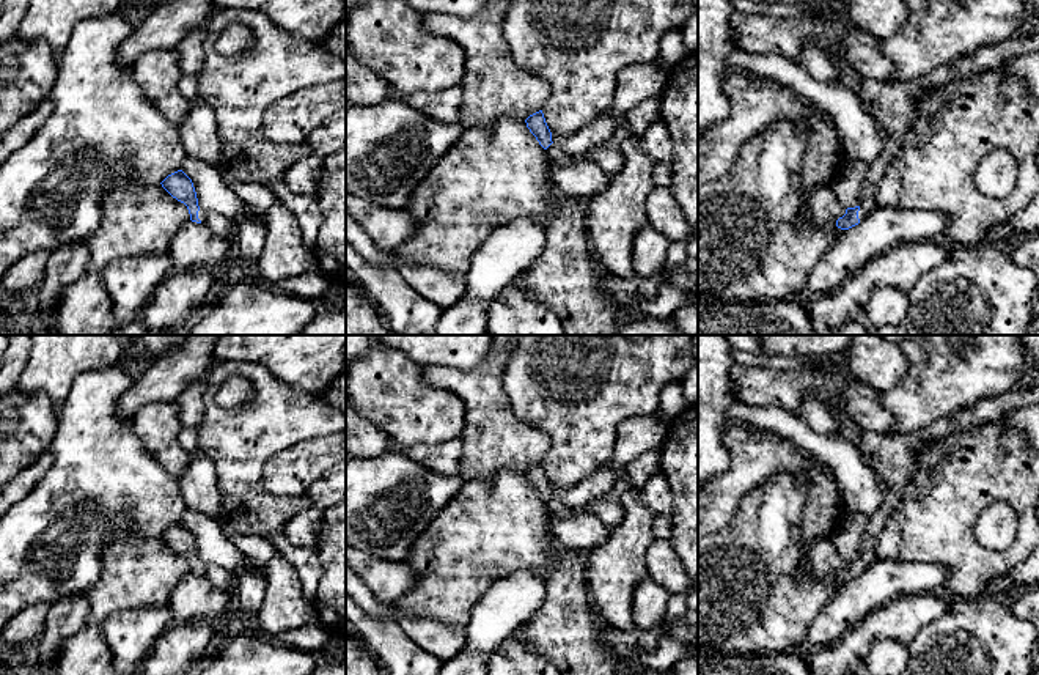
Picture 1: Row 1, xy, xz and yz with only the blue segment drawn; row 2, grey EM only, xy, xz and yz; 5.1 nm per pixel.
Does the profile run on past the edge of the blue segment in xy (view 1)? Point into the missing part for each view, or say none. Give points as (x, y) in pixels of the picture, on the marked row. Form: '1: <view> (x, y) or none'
1: xy (201, 214)

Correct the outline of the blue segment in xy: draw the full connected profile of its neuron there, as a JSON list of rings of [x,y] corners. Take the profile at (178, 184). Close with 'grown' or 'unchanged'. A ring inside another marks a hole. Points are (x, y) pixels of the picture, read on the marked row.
[[[182,170],[168,175],[160,184],[173,198],[187,206],[192,222],[206,220],[207,211],[198,206],[193,183]]]; grown

